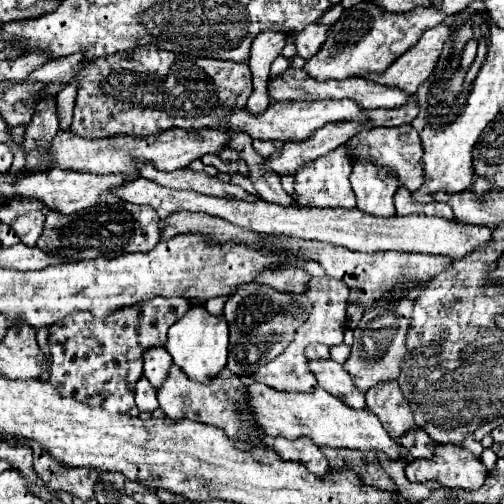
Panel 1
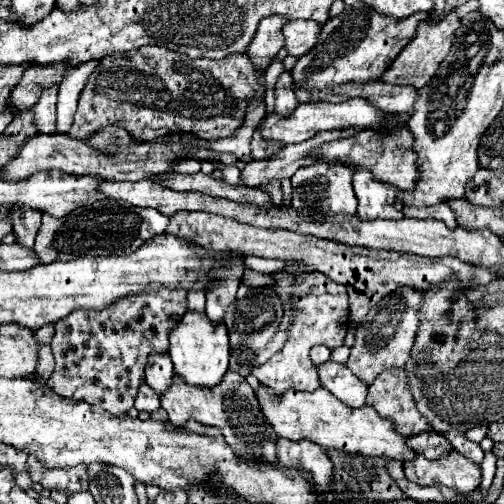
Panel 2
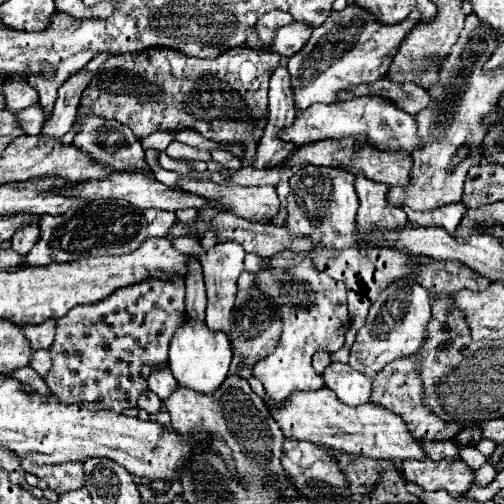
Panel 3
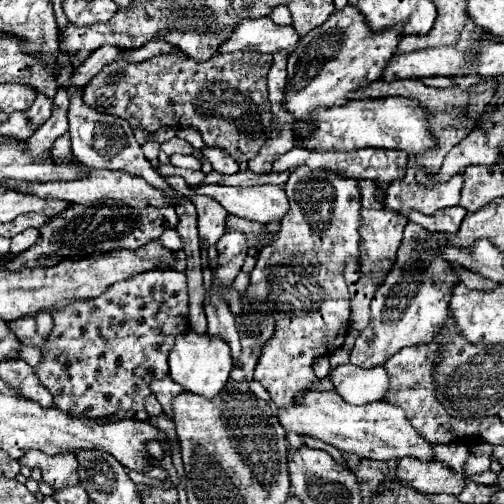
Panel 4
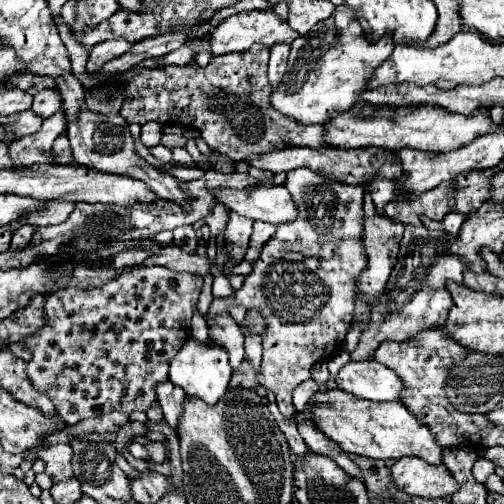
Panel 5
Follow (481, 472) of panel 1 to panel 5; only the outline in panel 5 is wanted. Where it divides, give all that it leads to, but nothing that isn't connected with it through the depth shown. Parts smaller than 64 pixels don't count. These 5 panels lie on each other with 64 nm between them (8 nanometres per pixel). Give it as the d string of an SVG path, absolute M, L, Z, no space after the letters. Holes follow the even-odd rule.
M404 456L392 466L394 484L410 496L422 498L446 498L458 490L458 482L448 468L432 466L416 456Z

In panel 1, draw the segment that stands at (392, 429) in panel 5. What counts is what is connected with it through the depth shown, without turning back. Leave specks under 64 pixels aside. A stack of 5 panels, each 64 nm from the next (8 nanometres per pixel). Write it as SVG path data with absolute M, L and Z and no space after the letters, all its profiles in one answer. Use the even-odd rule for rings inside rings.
M256 382L248 386L248 396L250 396L250 406L254 410L256 422L260 422L260 428L268 436L282 436L288 440L308 436L318 446L350 448L360 452L384 452L392 460L400 458L402 446L386 432L386 428L382 426L382 422L374 412L366 408L354 410L322 388L316 388L312 394L278 392Z

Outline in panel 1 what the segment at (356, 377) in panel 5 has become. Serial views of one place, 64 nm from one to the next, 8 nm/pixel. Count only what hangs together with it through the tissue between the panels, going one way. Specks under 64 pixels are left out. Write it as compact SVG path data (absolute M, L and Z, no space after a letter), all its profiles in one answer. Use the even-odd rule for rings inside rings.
M312 360L310 368L316 374L320 388L336 398L344 398L344 402L352 408L366 408L364 392L354 386L352 376L342 368L342 364L334 360Z

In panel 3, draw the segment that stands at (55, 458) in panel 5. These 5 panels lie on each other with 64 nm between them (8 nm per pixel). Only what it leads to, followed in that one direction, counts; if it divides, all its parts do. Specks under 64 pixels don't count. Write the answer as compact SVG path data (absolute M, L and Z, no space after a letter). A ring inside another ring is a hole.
M64 462L64 464L48 464L48 466L32 464L32 472L38 478L42 478L50 490L58 494L84 486L82 462Z

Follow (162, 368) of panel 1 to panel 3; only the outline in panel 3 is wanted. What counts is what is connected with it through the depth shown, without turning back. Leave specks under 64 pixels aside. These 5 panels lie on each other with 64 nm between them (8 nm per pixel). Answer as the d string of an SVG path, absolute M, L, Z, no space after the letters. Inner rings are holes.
M168 366L164 370L158 370L158 372L152 372L152 376L148 378L148 388L160 398L160 400L166 400L172 392L176 392L176 380L172 376L172 372L168 372Z

